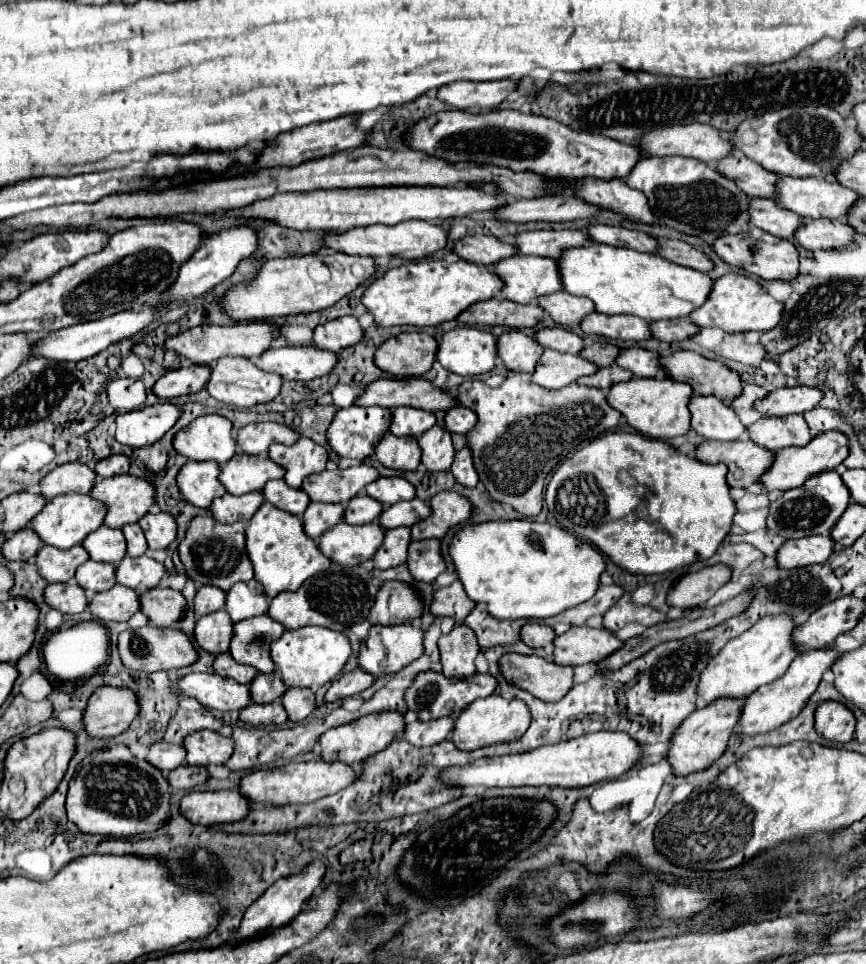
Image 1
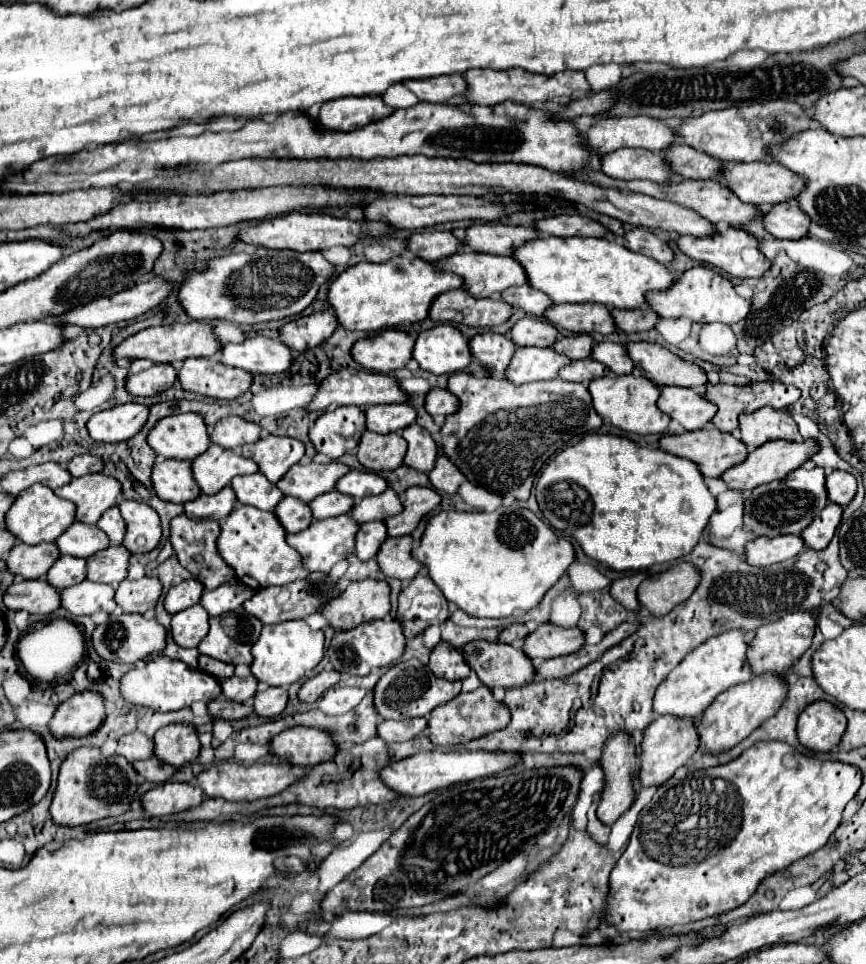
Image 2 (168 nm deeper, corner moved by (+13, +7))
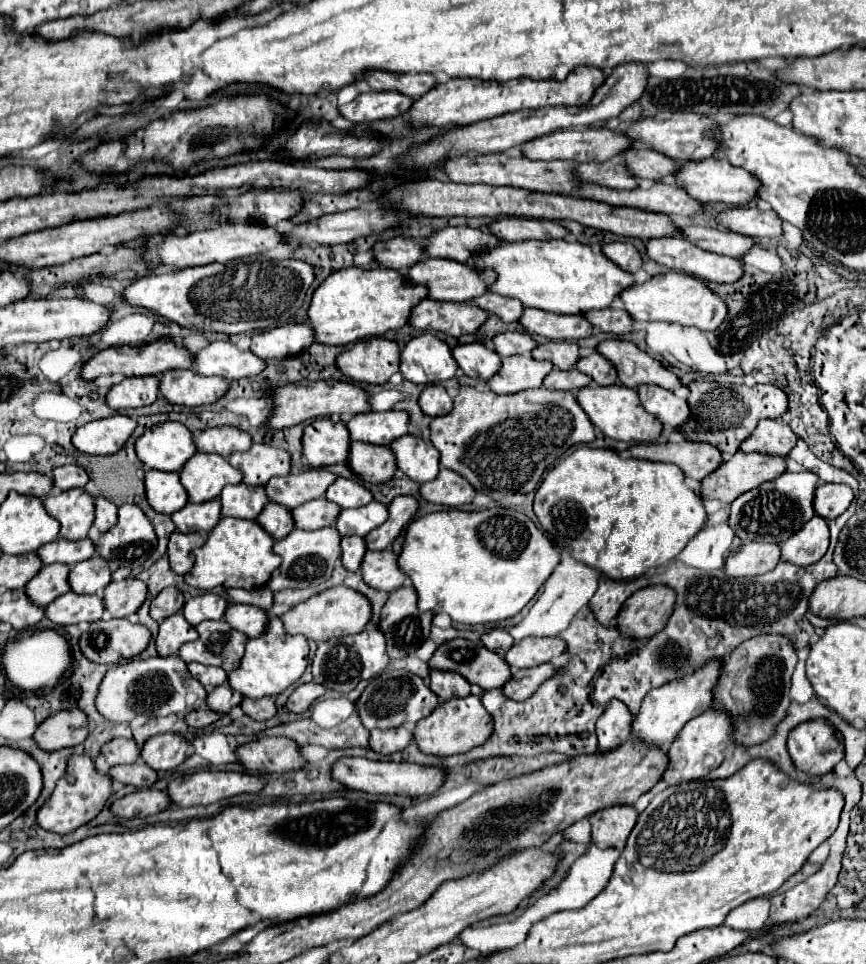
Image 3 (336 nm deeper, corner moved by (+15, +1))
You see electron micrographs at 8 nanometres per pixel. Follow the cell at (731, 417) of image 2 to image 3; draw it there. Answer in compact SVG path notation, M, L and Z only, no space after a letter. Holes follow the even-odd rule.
M699 380L691 382L689 390L691 390L689 396L691 416L689 422L683 426L687 438L717 446L723 452L725 460L737 452L739 444L755 430L759 420L781 418L789 408L787 394L771 384L755 384L749 388L745 384L729 384L729 382L721 384L711 380Z

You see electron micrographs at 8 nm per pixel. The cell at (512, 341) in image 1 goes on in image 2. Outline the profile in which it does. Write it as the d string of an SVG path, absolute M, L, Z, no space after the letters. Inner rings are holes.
M483 332L469 340L469 350L483 370L503 374L513 358L515 344L507 336L495 332Z

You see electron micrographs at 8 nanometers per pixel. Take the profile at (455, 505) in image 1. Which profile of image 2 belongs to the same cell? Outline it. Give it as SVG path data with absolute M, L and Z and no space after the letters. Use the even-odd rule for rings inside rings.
M425 486L407 488L403 494L403 510L385 520L387 536L395 538L395 536L411 534L417 528L419 520L427 516L439 502L441 496L433 488L425 488Z

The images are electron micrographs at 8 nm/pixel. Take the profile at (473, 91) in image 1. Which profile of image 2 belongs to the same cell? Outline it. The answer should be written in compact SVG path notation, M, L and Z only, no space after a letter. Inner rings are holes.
M433 76L431 80L405 80L403 84L423 102L443 102L467 92L463 76Z

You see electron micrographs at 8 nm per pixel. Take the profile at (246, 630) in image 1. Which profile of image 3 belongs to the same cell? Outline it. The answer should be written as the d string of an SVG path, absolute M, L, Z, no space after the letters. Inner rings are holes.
M225 618L217 622L201 622L197 624L197 632L199 640L187 642L179 650L181 658L187 664L199 662L205 666L219 666L225 672L237 670L245 654L245 644L249 640L243 632L231 628Z

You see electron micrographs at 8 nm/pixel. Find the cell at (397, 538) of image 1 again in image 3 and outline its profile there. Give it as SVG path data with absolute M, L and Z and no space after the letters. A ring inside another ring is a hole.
M343 536L341 538L341 550L343 550L343 556L341 556L343 566L347 570L359 570L361 562L363 562L363 556L367 552L365 538L361 538L361 536Z

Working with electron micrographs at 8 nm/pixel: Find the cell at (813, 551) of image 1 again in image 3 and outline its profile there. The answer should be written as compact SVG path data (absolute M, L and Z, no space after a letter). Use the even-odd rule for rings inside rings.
M747 542L733 550L725 562L729 576L759 576L773 570L781 560L781 548L767 542Z

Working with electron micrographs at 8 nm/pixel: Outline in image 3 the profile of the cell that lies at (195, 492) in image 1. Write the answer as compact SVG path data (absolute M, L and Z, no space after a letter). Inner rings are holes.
M147 470L145 492L147 492L147 502L151 504L151 508L161 514L173 514L189 502L177 472Z

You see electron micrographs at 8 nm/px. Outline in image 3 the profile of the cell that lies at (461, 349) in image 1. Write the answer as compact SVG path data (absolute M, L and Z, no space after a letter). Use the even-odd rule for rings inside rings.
M425 332L407 342L401 352L401 374L415 384L443 382L455 376L457 362L451 348L435 334Z

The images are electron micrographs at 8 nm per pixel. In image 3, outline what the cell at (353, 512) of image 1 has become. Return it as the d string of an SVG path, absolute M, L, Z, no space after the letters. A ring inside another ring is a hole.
M327 498L311 500L291 510L295 528L303 528L303 530L317 530L329 524L333 526L339 512L341 512L341 506L337 506L335 502L329 502Z

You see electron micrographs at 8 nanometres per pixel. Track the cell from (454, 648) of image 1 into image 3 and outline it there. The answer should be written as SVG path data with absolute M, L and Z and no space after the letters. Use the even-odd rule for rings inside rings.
M431 670L429 674L429 688L441 698L441 700L449 700L449 698L463 698L469 694L469 682L455 672L445 672L445 670Z

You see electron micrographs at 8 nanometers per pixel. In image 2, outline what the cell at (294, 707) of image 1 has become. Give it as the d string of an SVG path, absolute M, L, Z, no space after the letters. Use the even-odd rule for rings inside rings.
M267 688L263 692L259 690L253 698L253 706L257 716L269 716L269 718L279 716L287 706L287 690L285 688Z

